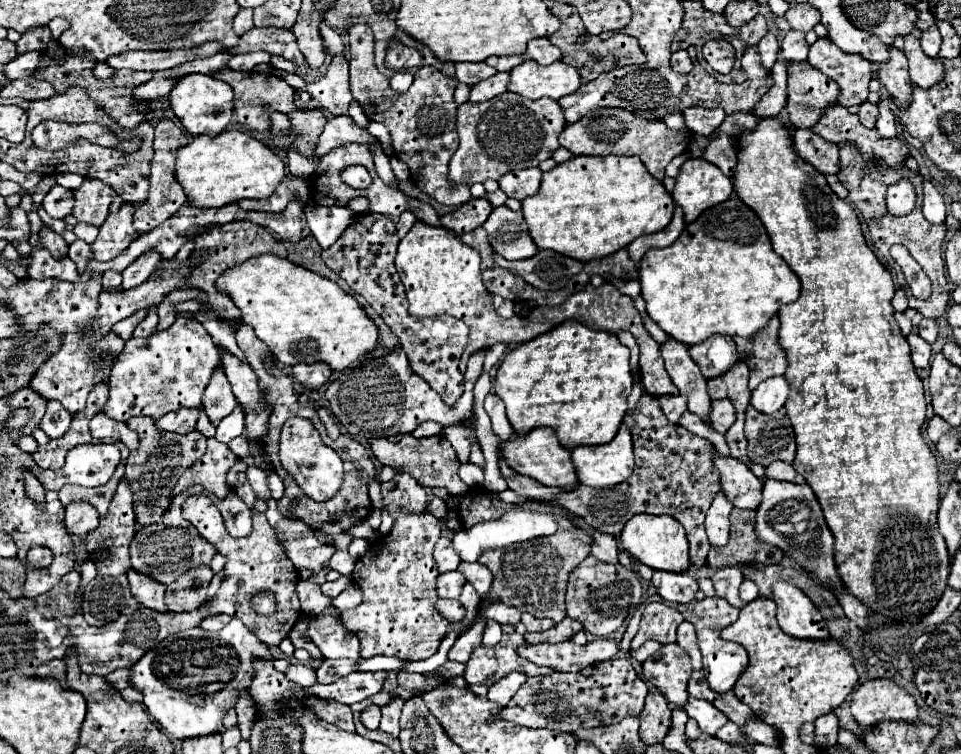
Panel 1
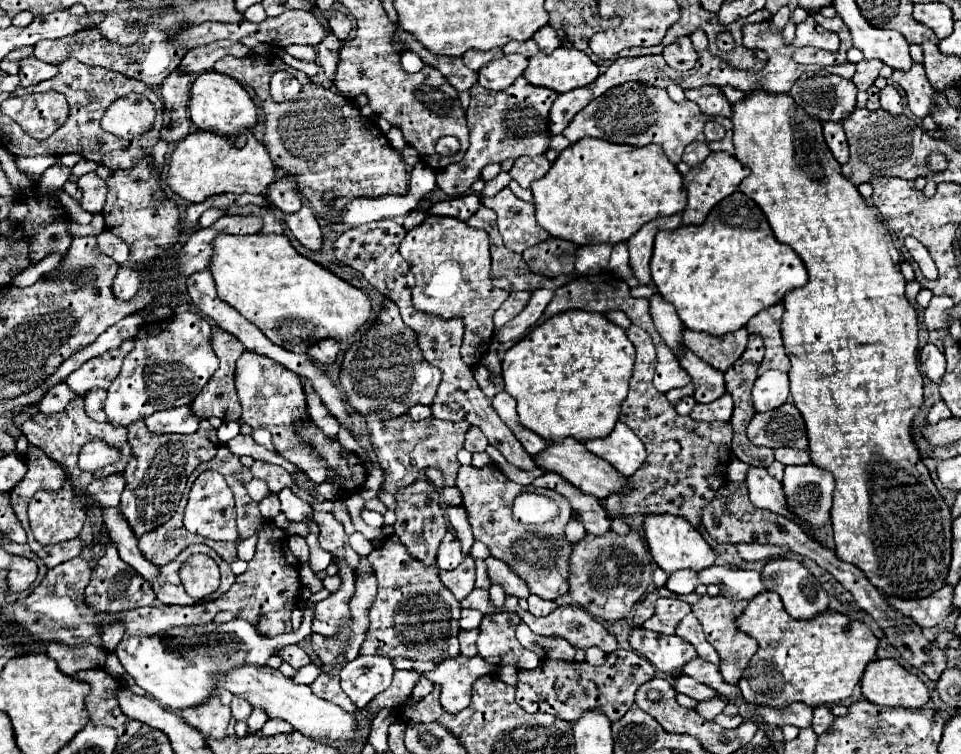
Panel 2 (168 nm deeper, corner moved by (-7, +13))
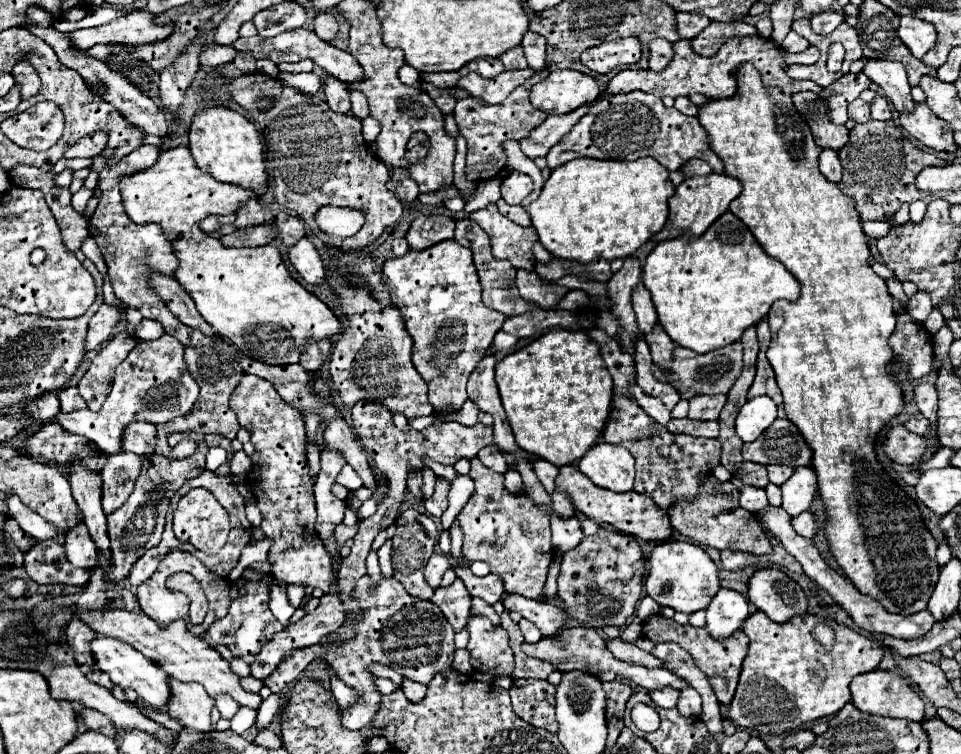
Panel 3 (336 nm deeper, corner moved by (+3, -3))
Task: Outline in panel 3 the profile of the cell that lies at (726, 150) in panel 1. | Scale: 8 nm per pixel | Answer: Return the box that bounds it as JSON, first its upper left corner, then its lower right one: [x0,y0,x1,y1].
[546,92,722,174]

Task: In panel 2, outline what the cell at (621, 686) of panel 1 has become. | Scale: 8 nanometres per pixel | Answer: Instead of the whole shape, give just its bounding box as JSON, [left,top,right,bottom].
[516,650,656,722]

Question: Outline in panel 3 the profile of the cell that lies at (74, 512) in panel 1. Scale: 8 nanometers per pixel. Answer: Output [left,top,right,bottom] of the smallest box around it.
[102,452,144,514]

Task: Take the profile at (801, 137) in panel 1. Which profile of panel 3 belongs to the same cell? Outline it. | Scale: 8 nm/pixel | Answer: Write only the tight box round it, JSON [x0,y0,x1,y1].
[820,150,842,182]

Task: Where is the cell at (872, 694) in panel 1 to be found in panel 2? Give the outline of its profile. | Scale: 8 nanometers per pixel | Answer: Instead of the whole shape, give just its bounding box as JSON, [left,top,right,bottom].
[860,660,930,708]

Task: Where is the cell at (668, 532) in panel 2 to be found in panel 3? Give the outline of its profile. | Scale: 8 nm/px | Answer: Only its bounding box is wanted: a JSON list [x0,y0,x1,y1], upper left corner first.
[644,540,720,612]

